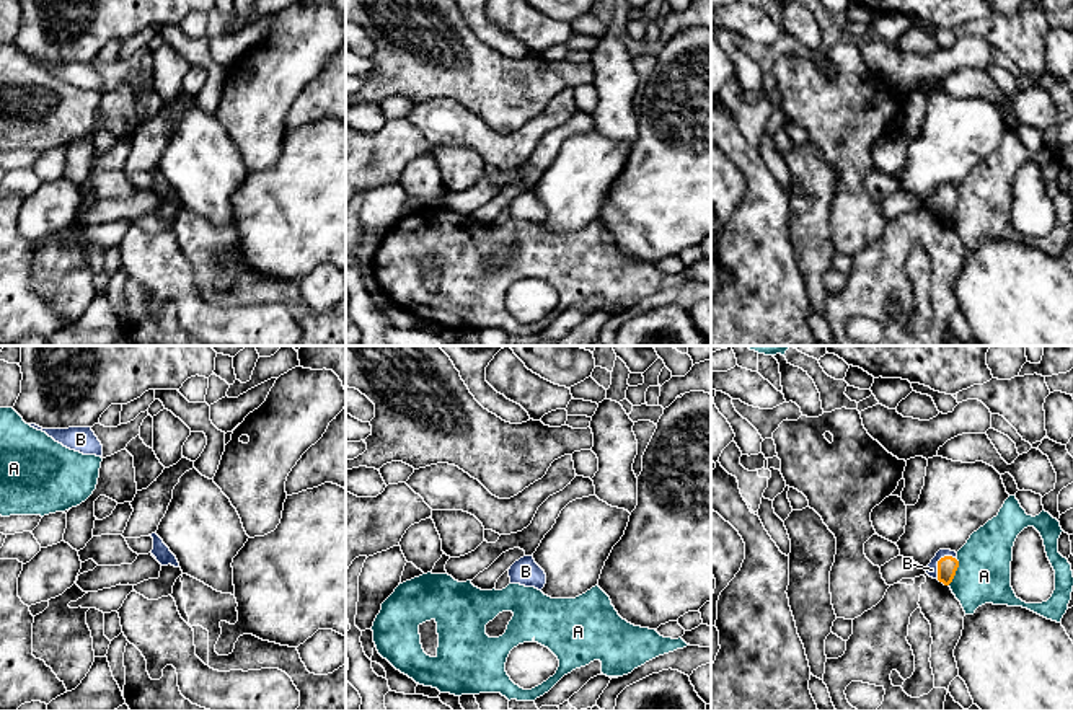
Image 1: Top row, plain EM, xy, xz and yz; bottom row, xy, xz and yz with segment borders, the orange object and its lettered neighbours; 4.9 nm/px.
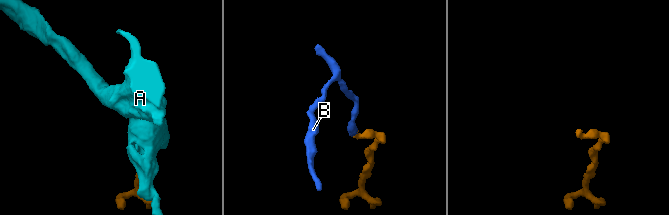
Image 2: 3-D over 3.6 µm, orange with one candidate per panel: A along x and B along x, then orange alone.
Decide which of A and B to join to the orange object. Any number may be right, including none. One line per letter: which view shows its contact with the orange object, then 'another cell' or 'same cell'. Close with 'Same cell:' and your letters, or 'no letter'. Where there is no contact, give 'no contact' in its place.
A: meets orange in yz; another cell
B: meets orange in yz; same cell
Same cell: B

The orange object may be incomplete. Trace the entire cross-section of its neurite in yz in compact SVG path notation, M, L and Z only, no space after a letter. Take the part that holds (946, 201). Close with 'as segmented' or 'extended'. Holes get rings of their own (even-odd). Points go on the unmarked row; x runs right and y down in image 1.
M939 184L926 202L926 209L949 220L959 202L957 188L951 184Z; extended

